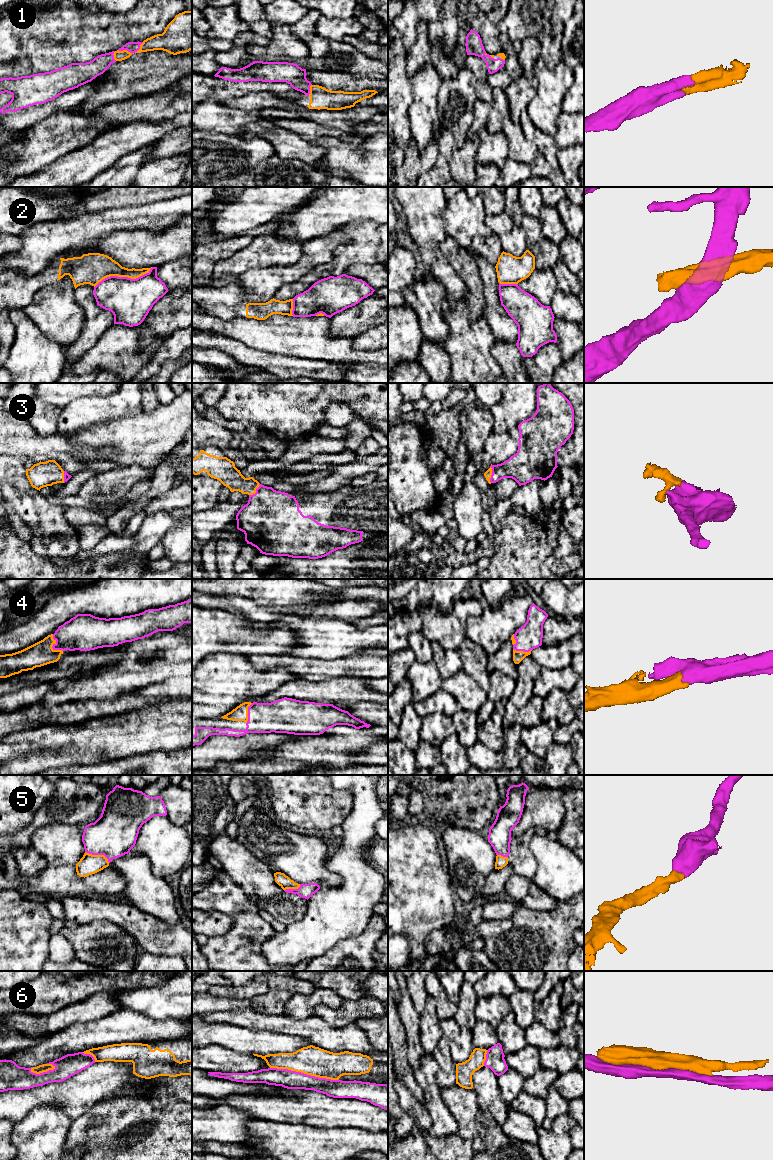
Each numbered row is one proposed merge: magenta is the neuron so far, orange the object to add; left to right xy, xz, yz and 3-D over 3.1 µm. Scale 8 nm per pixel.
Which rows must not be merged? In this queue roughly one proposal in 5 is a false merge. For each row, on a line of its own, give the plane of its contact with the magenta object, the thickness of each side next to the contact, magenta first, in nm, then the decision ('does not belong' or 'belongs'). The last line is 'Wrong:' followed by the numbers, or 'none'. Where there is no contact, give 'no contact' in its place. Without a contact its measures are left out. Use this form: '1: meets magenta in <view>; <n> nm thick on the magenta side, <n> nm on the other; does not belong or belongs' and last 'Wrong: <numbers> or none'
1: meets magenta in xy; 90 nm thick on the magenta side, 80 nm on the other; belongs
2: meets magenta in xy; 360 nm thick on the magenta side, 240 nm on the other; does not belong
3: meets magenta in yz; 240 nm thick on the magenta side, 60 nm on the other; belongs
4: meets magenta in xy; 280 nm thick on the magenta side, 190 nm on the other; belongs
5: meets magenta in xy; 360 nm thick on the magenta side, 160 nm on the other; belongs
6: meets magenta in xz; 150 nm thick on the magenta side, 240 nm on the other; does not belong
Wrong: 2, 6

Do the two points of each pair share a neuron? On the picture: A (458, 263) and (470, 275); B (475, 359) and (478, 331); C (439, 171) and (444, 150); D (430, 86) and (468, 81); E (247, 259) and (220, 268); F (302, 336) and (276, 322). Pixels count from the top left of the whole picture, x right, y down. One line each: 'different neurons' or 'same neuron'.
A: same neuron
B: same neuron
C: same neuron
D: different neurons
E: same neuron
F: same neuron

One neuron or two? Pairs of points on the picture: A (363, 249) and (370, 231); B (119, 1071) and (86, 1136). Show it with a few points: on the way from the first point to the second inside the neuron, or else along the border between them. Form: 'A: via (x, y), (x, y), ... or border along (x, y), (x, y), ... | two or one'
A: via (365, 245), (370, 235) | one
B: border along (126, 1087), (115, 1095), (98, 1101), (86, 1112) | two

